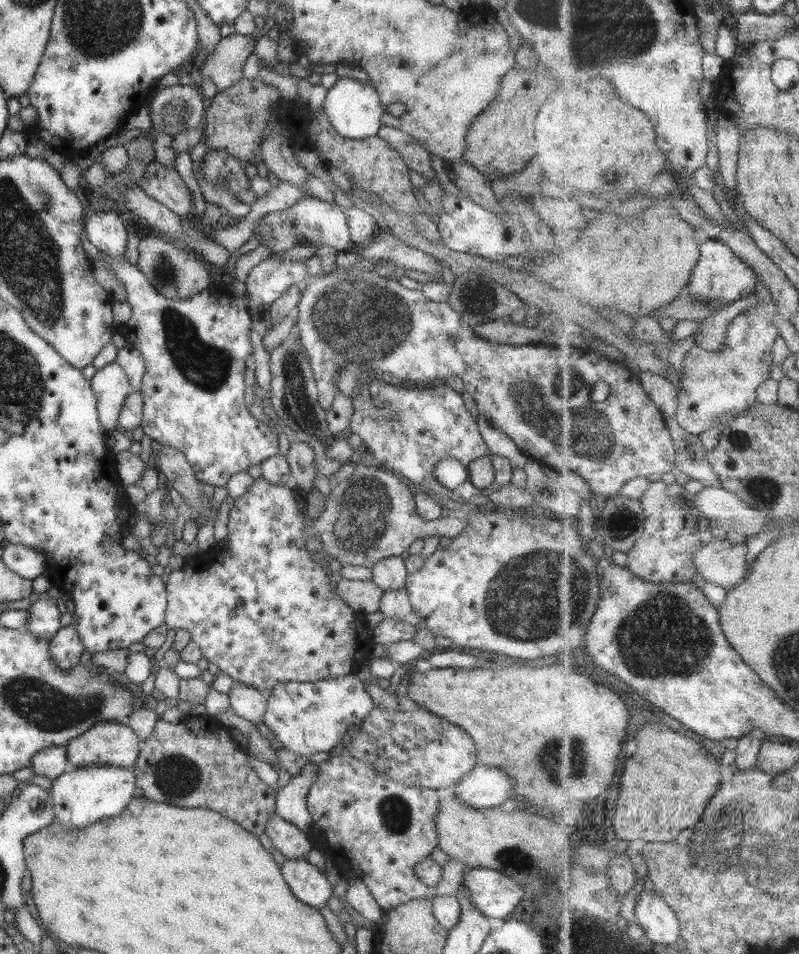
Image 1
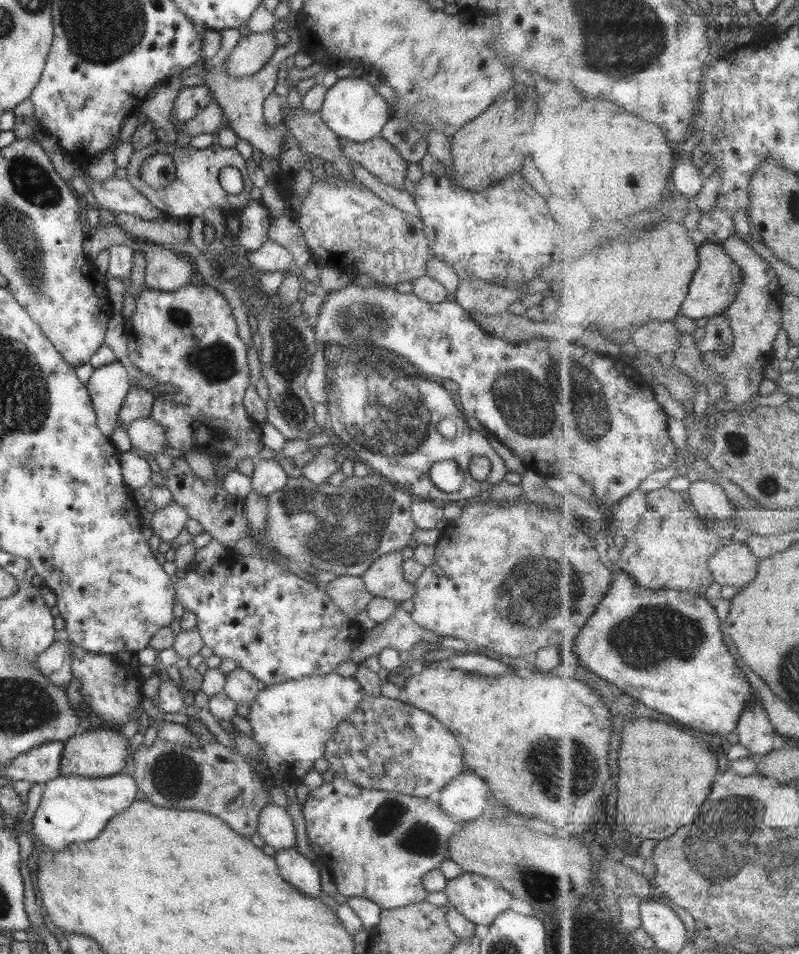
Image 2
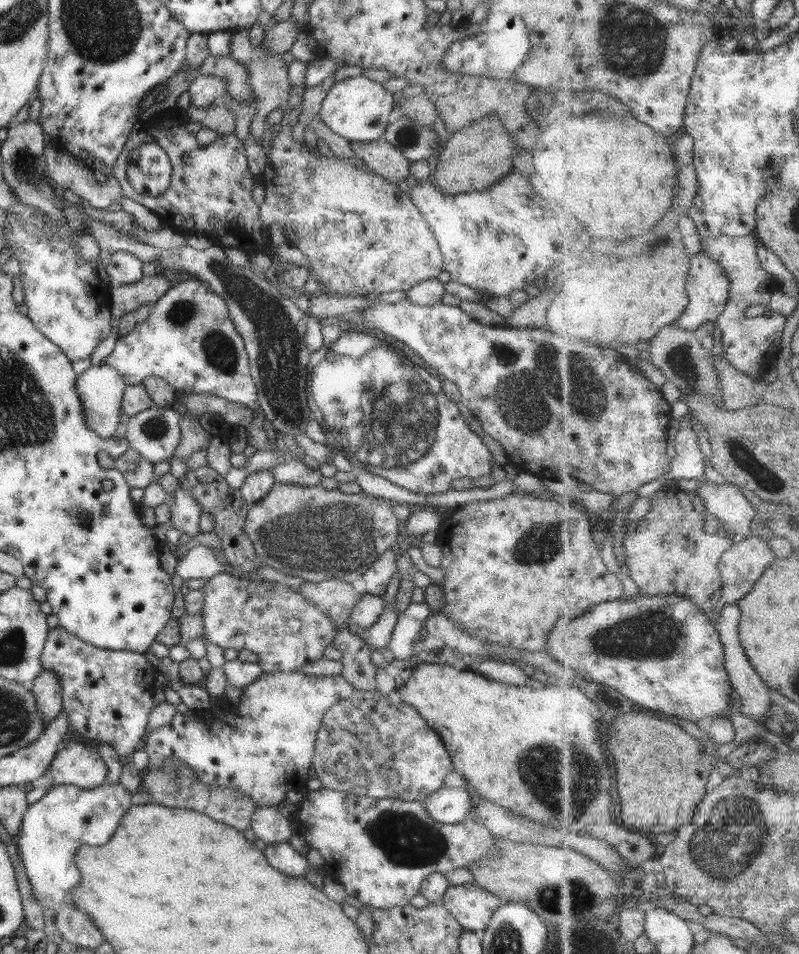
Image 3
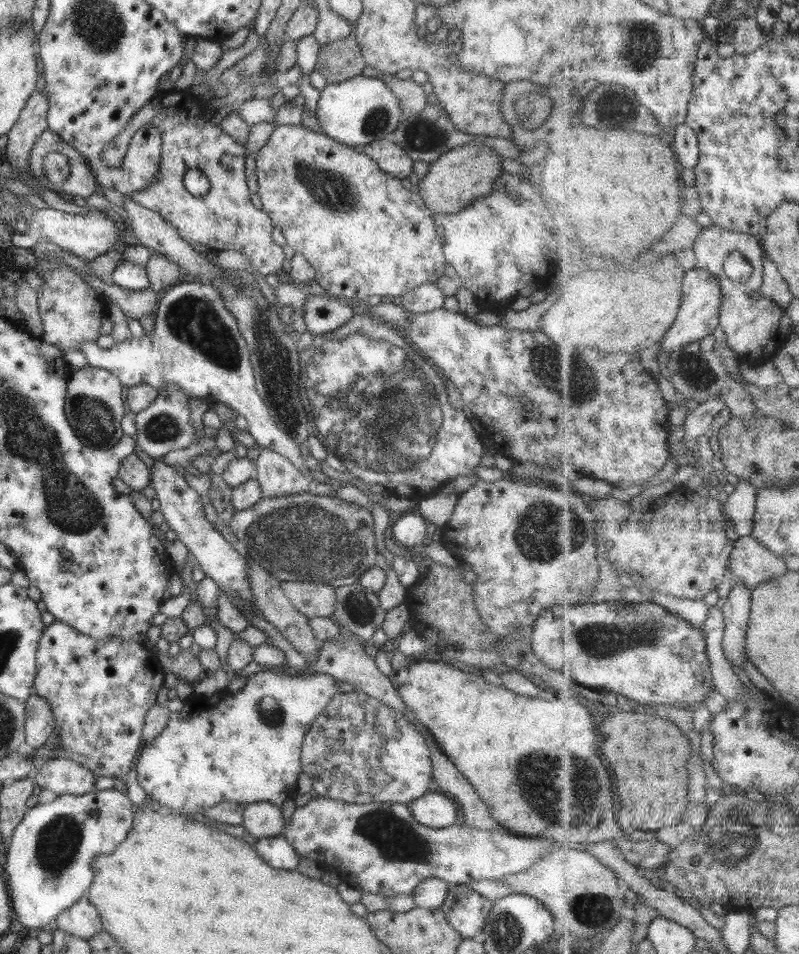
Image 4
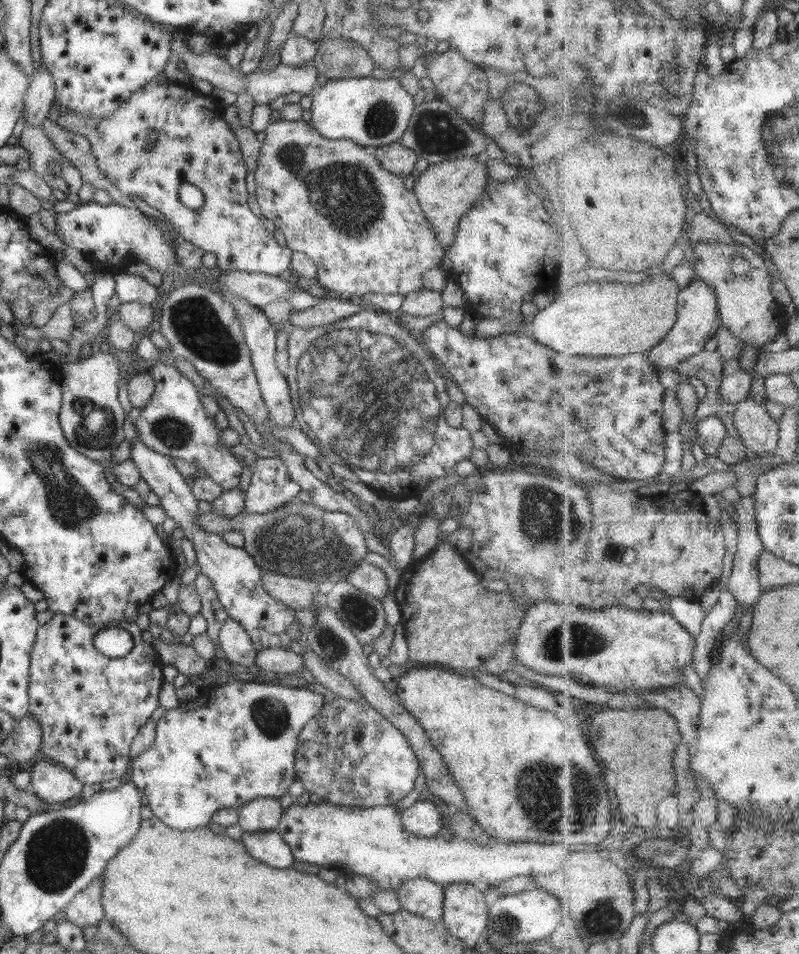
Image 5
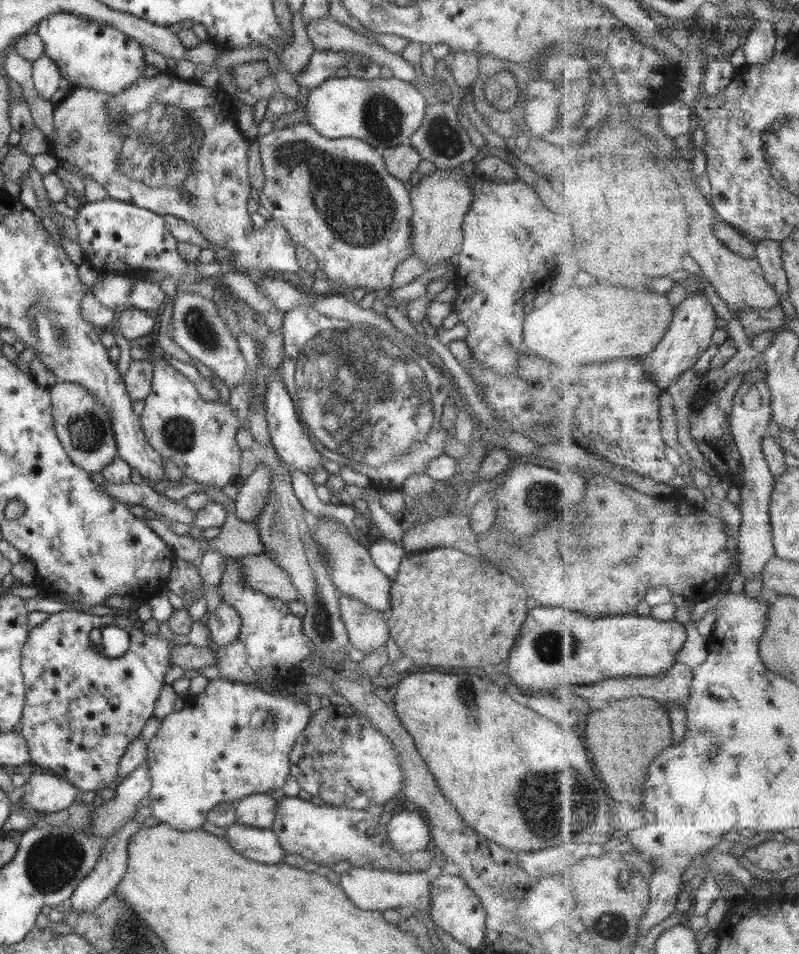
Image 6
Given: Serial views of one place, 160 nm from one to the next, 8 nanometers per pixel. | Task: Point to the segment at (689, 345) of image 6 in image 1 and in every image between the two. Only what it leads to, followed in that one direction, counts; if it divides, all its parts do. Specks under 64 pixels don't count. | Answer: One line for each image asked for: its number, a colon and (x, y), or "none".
1: (720, 277)
2: (716, 283)
3: (708, 285)
4: (699, 315)
5: (699, 318)

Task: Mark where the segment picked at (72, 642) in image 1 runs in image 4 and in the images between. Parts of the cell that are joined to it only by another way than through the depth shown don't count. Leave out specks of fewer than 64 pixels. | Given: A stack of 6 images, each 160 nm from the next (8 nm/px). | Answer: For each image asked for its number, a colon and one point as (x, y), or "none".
2: (54, 662)
3: (46, 688)
4: (39, 721)

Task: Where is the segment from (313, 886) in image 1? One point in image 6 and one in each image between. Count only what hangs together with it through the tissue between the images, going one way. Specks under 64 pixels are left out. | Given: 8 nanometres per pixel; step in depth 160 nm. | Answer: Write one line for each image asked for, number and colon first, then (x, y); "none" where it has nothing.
2: (298, 871)
3: (281, 856)
4: (276, 851)
5: (268, 847)
6: (260, 845)

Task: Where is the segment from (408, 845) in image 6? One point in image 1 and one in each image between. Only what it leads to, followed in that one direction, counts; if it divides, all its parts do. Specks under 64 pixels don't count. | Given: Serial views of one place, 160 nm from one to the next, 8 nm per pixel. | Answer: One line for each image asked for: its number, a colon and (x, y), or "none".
1: (485, 786)
2: (464, 798)
3: (449, 805)
4: (434, 809)
5: (423, 818)

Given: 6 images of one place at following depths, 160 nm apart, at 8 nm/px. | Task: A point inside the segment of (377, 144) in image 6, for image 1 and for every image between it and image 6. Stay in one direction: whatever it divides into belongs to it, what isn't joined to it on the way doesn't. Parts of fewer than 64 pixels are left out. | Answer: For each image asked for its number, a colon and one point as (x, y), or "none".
1: (353, 108)
2: (351, 108)
3: (356, 109)
4: (358, 111)
5: (368, 112)

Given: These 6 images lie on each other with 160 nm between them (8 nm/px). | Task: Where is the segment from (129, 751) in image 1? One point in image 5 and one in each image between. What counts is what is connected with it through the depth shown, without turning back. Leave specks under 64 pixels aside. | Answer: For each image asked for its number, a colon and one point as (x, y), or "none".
2: (96, 752)
3: (76, 764)
4: (59, 775)
5: (50, 783)

